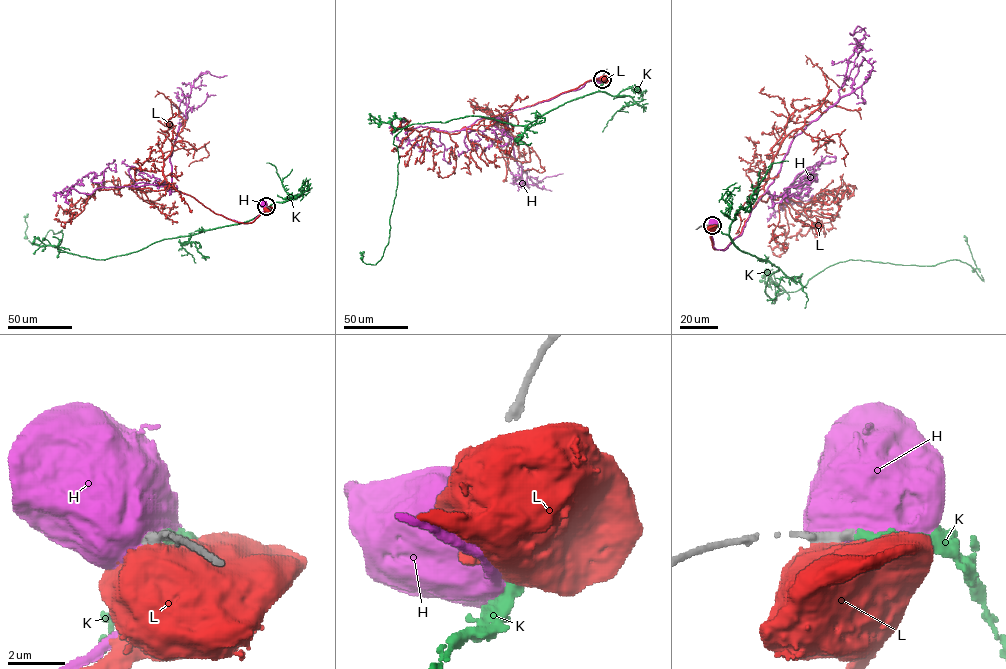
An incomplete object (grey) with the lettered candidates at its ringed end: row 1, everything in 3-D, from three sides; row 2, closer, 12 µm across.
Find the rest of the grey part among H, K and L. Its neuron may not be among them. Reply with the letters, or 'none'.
K

